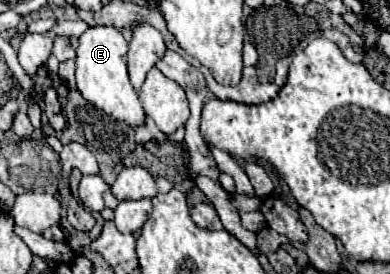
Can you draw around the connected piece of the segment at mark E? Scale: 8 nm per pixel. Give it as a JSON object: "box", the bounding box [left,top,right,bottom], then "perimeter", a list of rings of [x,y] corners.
{"box":[77,27,145,127],"perimeter":[[[89,27],[77,47],[77,87],[85,101],[129,127],[145,123],[145,111],[127,75],[127,41],[115,27]]]}

